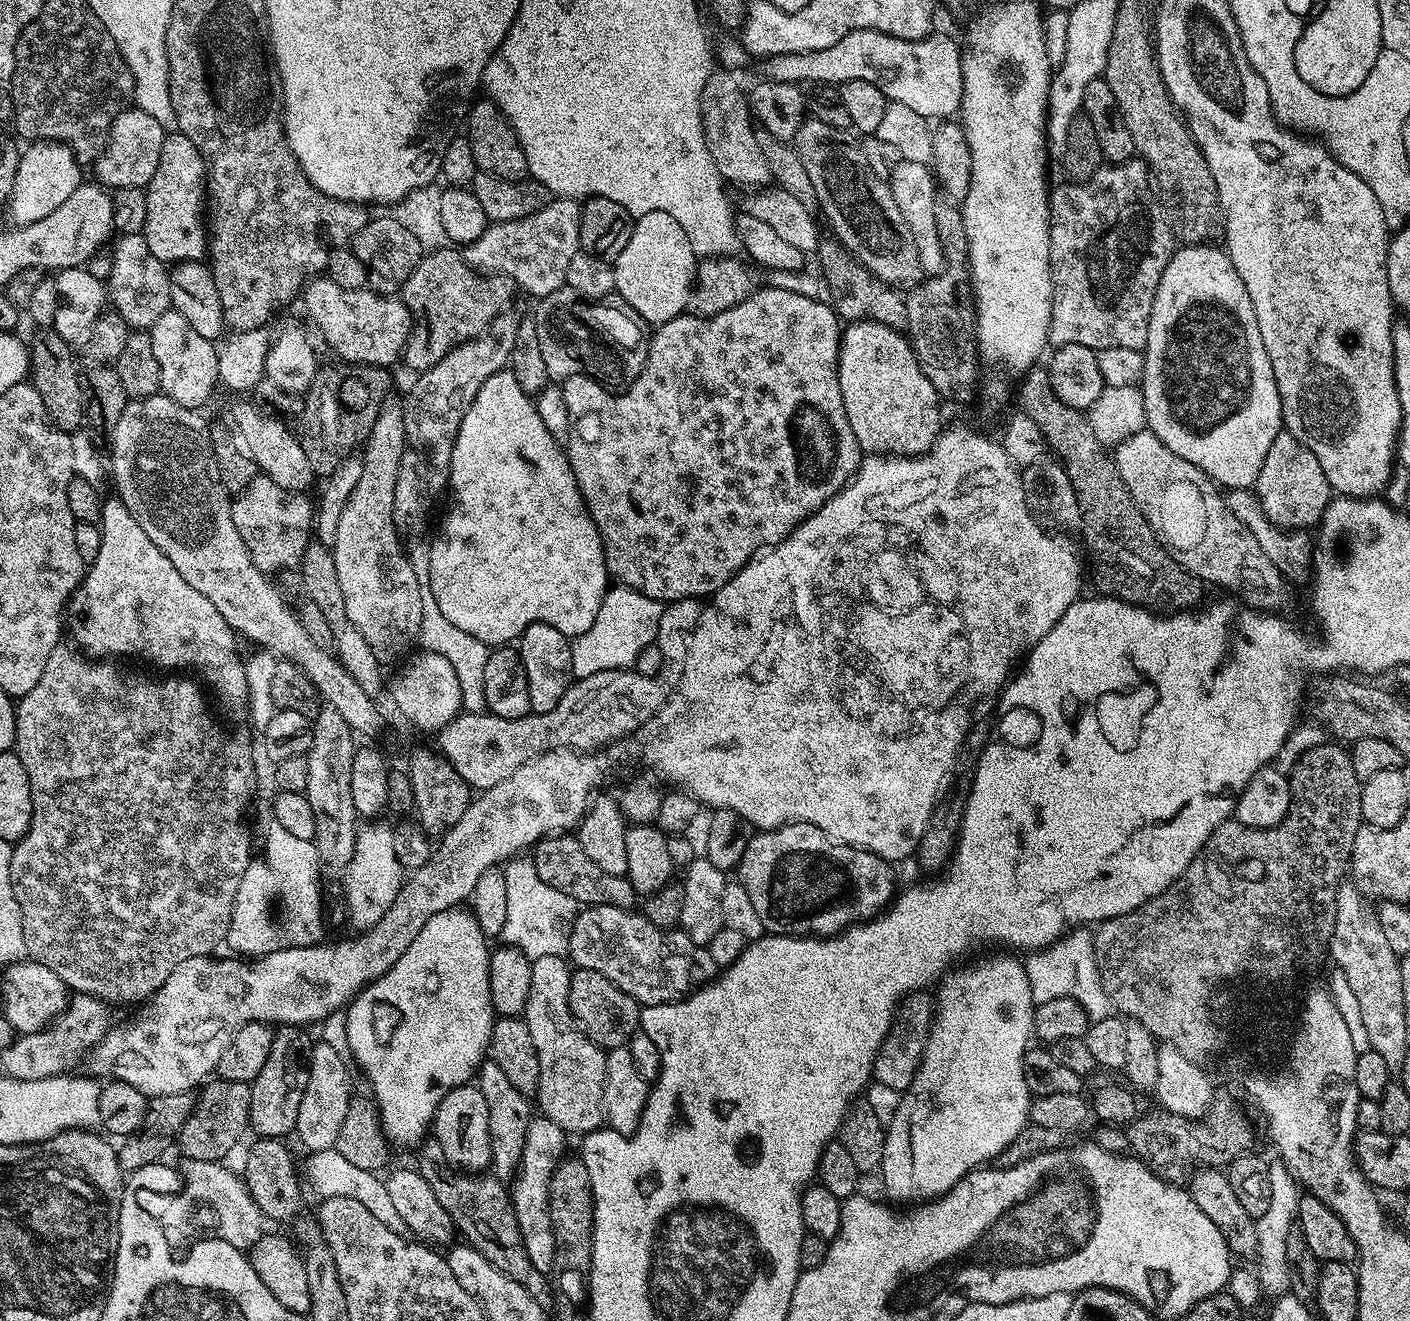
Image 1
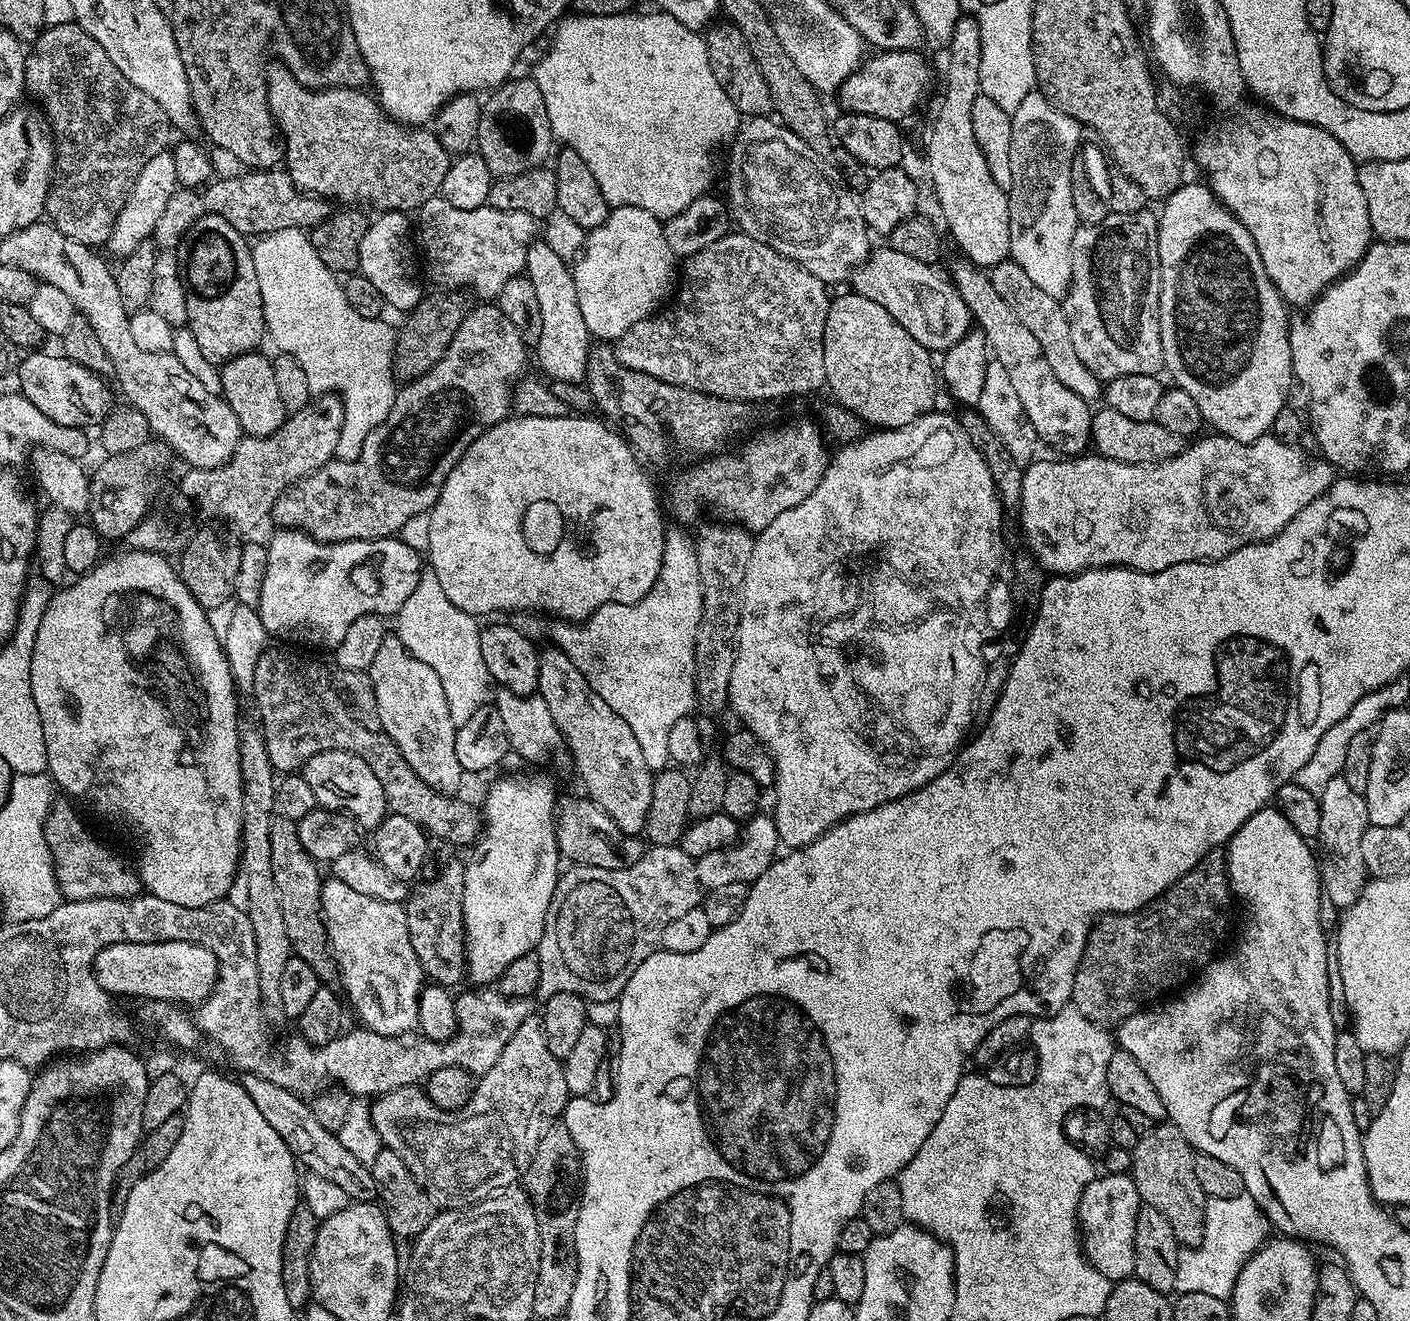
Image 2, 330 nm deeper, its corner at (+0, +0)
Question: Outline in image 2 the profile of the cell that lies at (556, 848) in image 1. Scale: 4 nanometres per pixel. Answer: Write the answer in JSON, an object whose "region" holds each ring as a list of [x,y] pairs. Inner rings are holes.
{"region":[[[266,647],[250,676],[252,692],[256,695],[256,708],[260,711],[258,724],[264,733],[266,754],[273,769],[280,774],[295,773],[303,769],[304,763],[314,758],[314,754],[322,754],[322,750],[346,750],[362,758],[362,762],[366,762],[366,766],[374,770],[378,783],[382,785],[382,794],[392,812],[402,814],[402,818],[410,818],[410,822],[423,828],[429,837],[437,836],[453,846],[475,845],[482,831],[481,809],[477,805],[475,808],[474,805],[467,804],[464,800],[455,800],[455,795],[436,792],[429,784],[422,782],[422,778],[418,778],[418,774],[410,770],[406,758],[390,737],[384,735],[383,731],[366,730],[353,716],[348,715],[343,700],[334,694],[329,669],[324,669],[318,661],[311,660],[308,656],[299,656],[298,653],[291,652],[291,647],[278,647],[282,648]]]}

